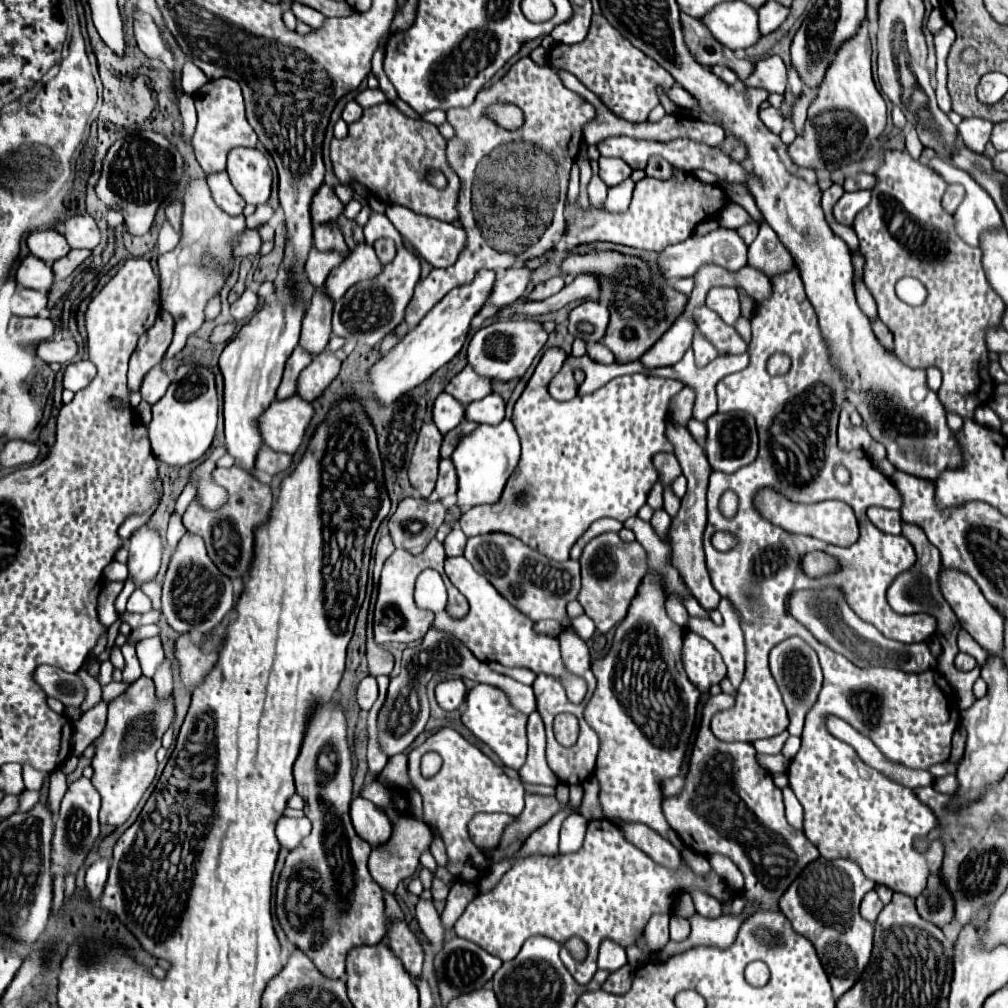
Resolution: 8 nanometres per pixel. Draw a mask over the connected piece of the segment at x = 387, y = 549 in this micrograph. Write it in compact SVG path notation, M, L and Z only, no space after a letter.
M386 534L380 538L378 542L378 550L376 550L376 556L374 556L374 580L380 578L380 570L384 566L384 562L394 554L394 546L392 546L392 538Z

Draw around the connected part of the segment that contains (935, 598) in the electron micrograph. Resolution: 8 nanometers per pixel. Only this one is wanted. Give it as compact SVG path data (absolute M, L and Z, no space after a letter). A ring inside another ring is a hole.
M902 524L902 534L912 542L916 554L918 554L918 560L916 564L902 572L894 582L892 586L888 588L888 604L894 612L898 614L914 614L914 610L920 610L920 612L926 612L926 614L932 614L938 622L938 628L936 628L936 636L942 644L942 654L938 658L938 672L944 674L944 678L948 680L948 684L952 686L956 698L958 698L958 706L960 710L966 710L974 704L976 696L972 692L972 686L976 682L976 678L980 676L980 670L972 670L972 672L958 672L956 666L954 666L954 658L956 658L956 634L960 630L960 622L956 618L956 614L952 612L952 608L948 606L948 602L944 600L942 592L940 592L940 570L942 570L942 562L940 562L940 552L928 542L928 538L920 532L918 526L912 526L912 524Z

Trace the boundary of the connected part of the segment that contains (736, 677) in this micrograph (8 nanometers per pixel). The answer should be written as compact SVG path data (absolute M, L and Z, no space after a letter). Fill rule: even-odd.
M720 600L718 610L724 616L724 624L716 626L712 620L698 620L690 618L688 630L704 636L714 644L714 648L722 654L724 664L728 666L728 678L738 690L742 678L744 678L744 662L746 662L746 646L744 646L744 634L740 628L740 616L736 608L728 600Z

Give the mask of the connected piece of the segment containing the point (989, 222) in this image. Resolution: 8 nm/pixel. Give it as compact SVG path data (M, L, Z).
M938 156L929 161L929 166L944 174L944 180L948 184L960 182L966 188L966 198L960 204L960 208L954 212L956 230L966 244L980 246L980 234L1002 228L1002 218L994 200L970 178L970 174L954 168L950 162Z

